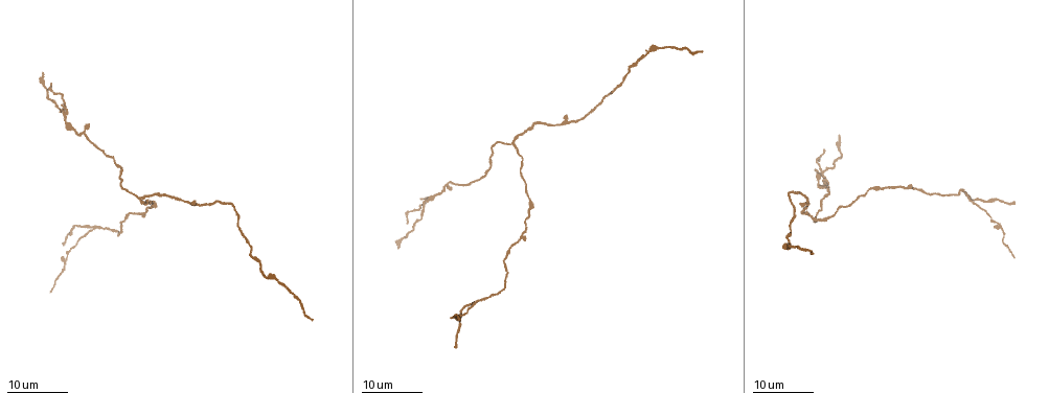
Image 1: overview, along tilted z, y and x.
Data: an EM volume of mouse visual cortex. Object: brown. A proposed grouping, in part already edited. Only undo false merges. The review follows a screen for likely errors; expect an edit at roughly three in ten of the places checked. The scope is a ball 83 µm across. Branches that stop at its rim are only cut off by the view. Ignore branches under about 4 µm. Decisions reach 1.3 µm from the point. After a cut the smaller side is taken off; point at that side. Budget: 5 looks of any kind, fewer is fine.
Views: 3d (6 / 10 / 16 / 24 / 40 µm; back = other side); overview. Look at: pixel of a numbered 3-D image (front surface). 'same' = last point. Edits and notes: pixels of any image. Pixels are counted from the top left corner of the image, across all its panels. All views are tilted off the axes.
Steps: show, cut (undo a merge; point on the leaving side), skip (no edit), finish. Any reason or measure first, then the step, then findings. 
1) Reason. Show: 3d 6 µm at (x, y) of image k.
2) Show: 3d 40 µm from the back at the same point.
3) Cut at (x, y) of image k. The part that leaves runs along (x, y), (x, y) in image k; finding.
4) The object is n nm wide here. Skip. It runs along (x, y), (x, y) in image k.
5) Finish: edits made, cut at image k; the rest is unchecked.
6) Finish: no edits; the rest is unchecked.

Show: 3d 16 µm at (480, 299) of image 1.

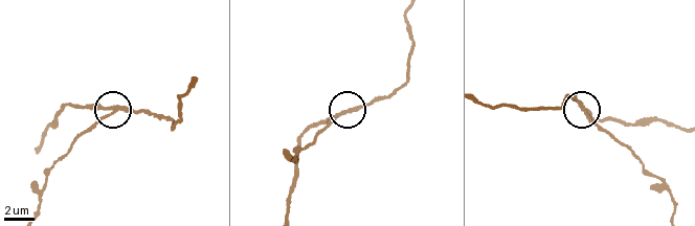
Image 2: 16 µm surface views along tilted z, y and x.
Show: 3d 6 µm at (345, 113) of image 2.

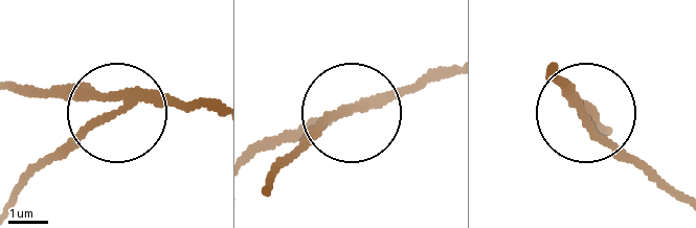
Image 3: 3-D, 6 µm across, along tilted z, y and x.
3 arms meet here. Cut at (67, 152) of image 3. The part that leaves runs along (106, 116), (18, 192) in image 3; two neurons meet here.

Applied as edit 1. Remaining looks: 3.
Show: overview.

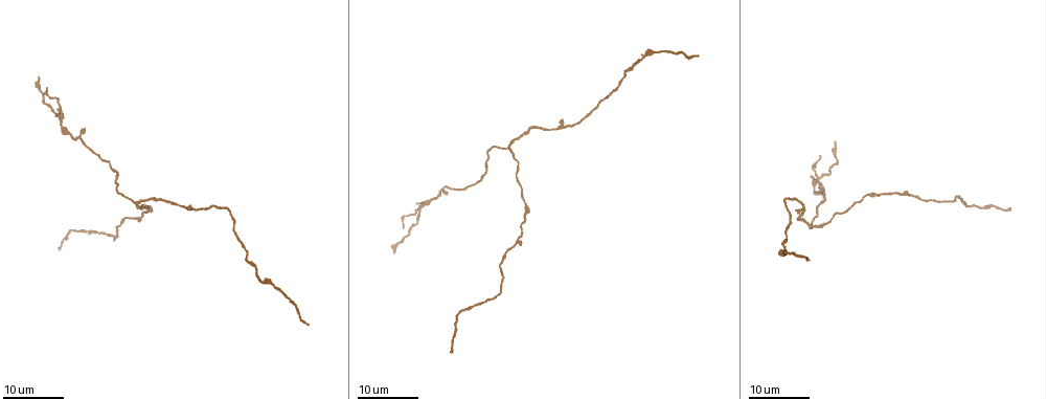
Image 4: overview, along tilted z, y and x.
Thick turns thin. Show: 3d 24 µm at (813, 194) of image 4.

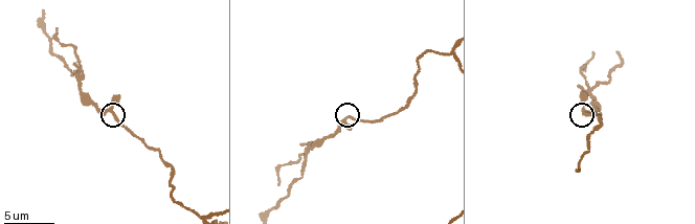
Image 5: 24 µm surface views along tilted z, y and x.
Show: 3d 10 µm at (351, 118) of image 5.

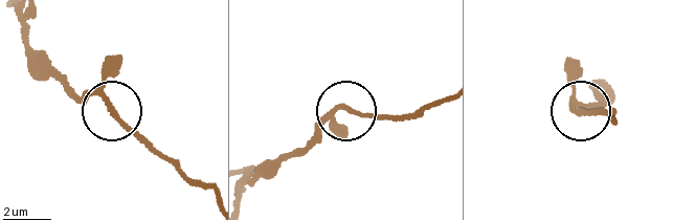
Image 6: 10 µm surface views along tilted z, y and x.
Skip. It runs along (442, 101), (395, 116), (336, 111), (297, 152) in image 6; continuous, no second neuron.

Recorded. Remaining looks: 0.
Finish: edits made, cut at image 3; the rest is unchecked.

